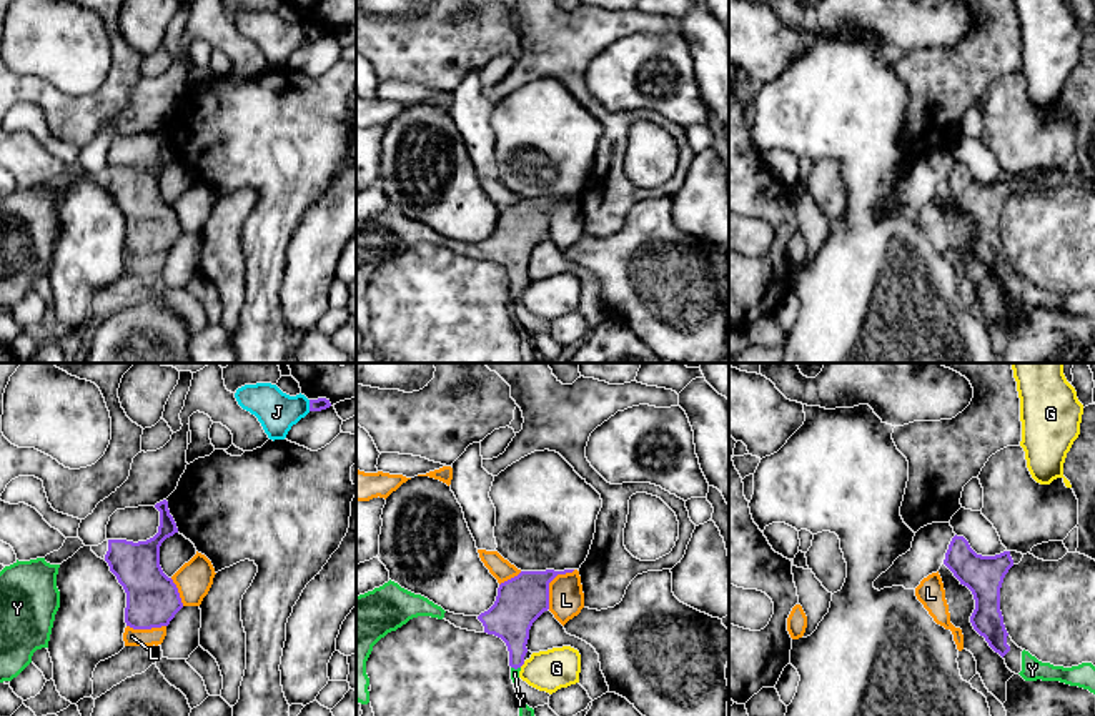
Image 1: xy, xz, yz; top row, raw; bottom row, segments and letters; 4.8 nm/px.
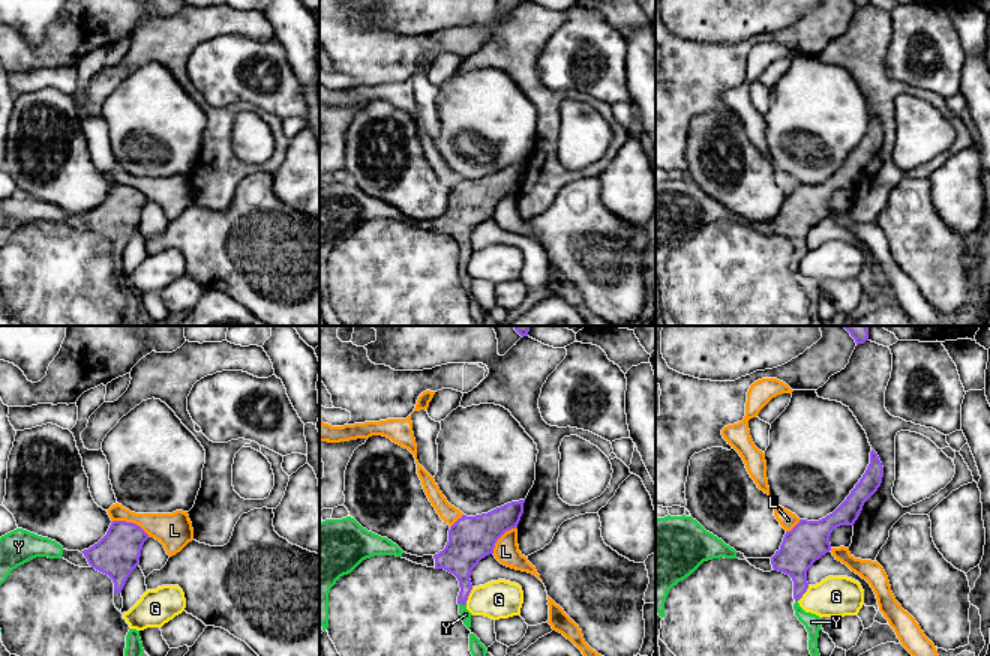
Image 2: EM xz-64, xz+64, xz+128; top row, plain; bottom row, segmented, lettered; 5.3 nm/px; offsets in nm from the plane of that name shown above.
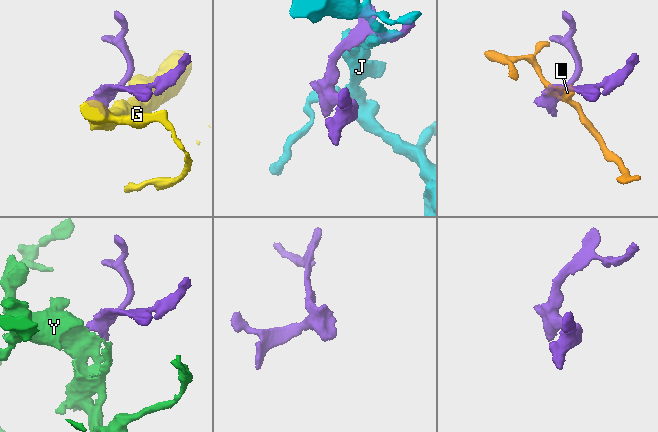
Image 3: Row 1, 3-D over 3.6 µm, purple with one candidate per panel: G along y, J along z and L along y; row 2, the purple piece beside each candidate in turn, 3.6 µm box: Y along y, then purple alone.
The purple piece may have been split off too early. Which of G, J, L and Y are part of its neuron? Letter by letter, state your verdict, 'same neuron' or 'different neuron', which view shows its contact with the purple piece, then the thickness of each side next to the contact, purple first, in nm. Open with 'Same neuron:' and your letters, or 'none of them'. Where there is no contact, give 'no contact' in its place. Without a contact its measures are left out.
Same neuron: Y
G: different neuron; contact in xz; calibres 220 and 200 nm
J: different neuron; contact in xy; calibres 60 and 200 nm
L: different neuron; contact in xz; calibres 240 and 170 nm
Y: same neuron; contact in xz; calibres 220 and 50 nm

